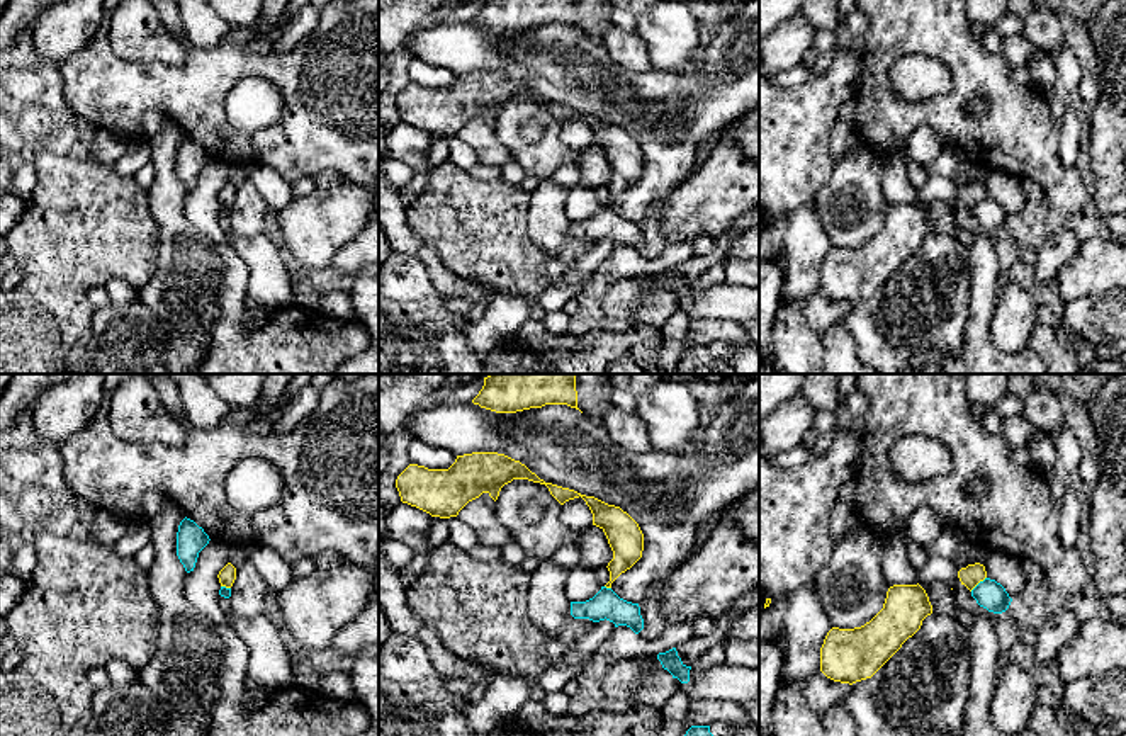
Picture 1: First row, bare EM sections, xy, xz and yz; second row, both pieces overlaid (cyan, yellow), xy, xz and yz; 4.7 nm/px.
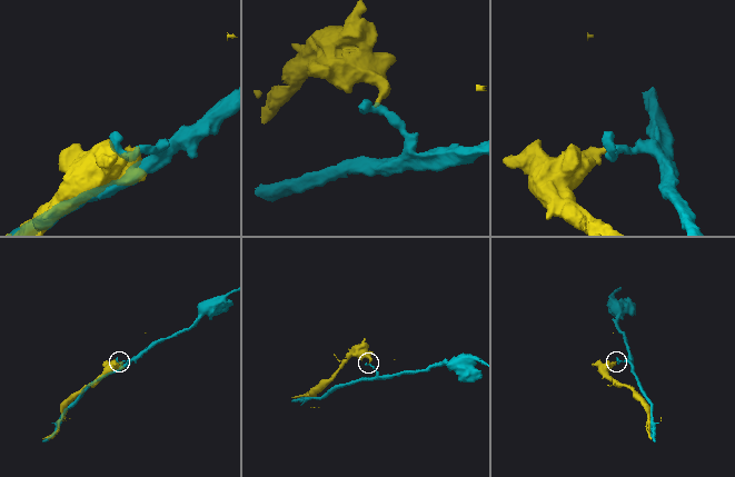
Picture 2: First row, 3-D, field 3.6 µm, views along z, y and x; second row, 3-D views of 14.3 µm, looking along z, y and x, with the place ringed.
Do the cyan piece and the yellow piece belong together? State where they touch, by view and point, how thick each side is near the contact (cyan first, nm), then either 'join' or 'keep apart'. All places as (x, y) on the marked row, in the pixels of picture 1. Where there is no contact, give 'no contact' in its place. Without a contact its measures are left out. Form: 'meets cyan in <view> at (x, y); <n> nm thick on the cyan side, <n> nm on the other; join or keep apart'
meets cyan in yz at (979, 583); 140 nm thick on the cyan side, 100 nm on the other; keep apart

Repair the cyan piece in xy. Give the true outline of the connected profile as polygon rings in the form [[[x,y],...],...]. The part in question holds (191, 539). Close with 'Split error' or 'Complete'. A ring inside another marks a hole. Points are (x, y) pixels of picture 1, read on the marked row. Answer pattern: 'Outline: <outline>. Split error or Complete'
Outline: [[[183,518],[177,532],[177,556],[185,571],[190,573],[195,568],[199,552],[209,544],[209,535],[194,520]]]. Complete

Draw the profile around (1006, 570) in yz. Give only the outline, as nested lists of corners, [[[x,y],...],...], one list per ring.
[[[992,551],[983,566],[987,578],[1000,583],[1014,602],[1026,600],[1026,578],[1017,558]]]

